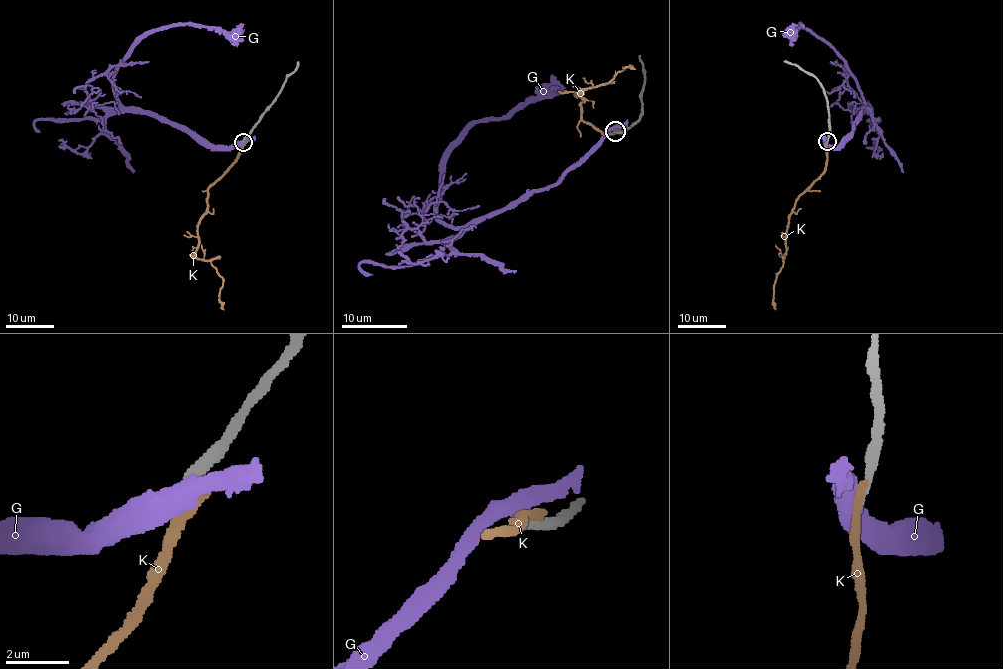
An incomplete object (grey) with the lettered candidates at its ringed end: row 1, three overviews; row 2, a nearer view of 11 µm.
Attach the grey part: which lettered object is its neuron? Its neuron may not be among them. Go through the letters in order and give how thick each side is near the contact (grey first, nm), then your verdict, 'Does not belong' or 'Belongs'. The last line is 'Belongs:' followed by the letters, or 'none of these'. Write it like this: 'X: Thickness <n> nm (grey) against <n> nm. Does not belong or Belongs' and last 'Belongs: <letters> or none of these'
G: Thickness 300 nm (grey) against 550 nm. Does not belong
K: Thickness 360 nm (grey) against 380 nm. Does not belong
Belongs: none of these

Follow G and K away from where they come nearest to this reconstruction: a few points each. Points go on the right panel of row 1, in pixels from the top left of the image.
G: (827, 141), (840, 146), (852, 130), (863, 99), (856, 78), (826, 43), (803, 24), (793, 39)
K: (827, 139), (824, 172), (795, 204), (787, 227), (783, 262), (775, 278), (776, 310)

